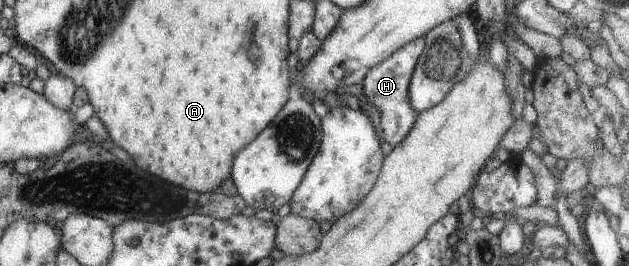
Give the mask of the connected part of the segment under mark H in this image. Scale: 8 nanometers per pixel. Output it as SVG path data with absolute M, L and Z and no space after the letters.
M423 37L404 43L404 46L389 54L383 61L377 62L371 70L368 69L360 82L365 98L378 111L383 142L387 142L391 147L398 145L408 134L418 114L410 106L407 90L412 71L424 45Z

